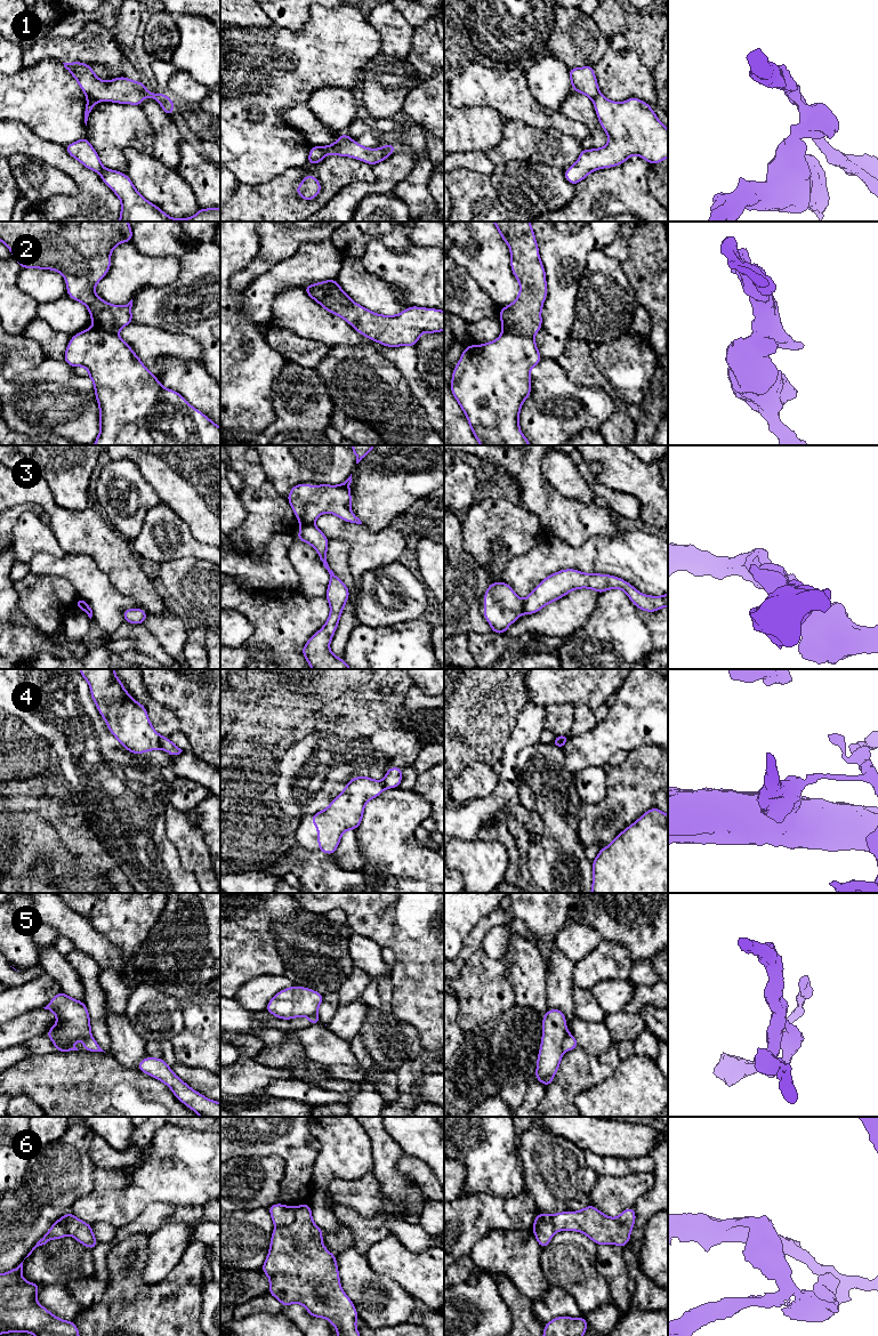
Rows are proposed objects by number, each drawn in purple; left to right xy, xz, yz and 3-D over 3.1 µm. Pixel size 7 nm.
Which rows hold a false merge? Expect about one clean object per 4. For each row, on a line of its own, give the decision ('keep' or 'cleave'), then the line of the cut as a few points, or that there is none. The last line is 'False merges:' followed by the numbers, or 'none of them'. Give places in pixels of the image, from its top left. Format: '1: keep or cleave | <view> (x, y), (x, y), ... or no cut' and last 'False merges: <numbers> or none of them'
1: cleave | xy (87, 96), (96, 101)
2: cleave | yz (502, 330), (533, 337)
3: cleave | yz (524, 601), (522, 612)
4: cleave | xy (160, 735), (159, 748)
5: cleave | xz (316, 1013), (309, 1016)
6: cleave | xz (295, 1208), (295, 1220), (289, 1224), (275, 1228)
False merges: 1, 2, 3, 4, 5, 6

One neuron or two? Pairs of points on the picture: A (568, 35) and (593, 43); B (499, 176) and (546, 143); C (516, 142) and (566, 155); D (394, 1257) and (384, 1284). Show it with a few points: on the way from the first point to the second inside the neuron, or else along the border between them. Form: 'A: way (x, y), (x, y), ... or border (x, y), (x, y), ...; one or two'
A: way (573, 38), (580, 43), (587, 43); one
B: border (547, 165), (508, 160), (496, 166); two
C: way (529, 144), (554, 149); one
D: border (365, 1258), (373, 1271), (391, 1277), (407, 1293); two

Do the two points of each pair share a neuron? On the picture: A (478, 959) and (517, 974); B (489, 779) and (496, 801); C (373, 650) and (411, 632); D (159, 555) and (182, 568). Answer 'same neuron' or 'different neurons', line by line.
A: different neurons
B: different neurons
C: same neuron
D: different neurons

